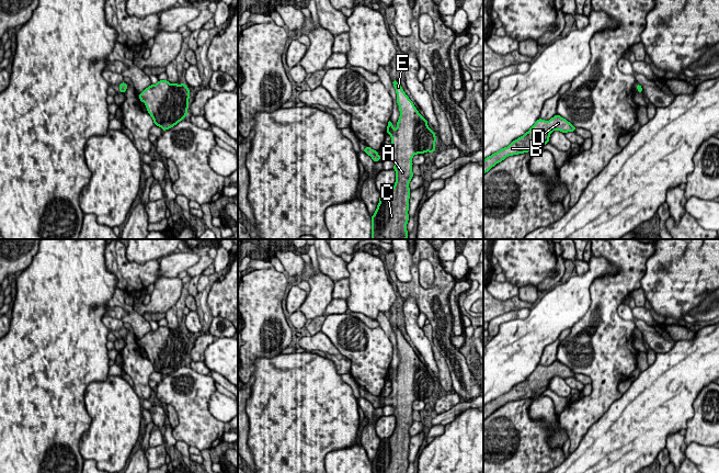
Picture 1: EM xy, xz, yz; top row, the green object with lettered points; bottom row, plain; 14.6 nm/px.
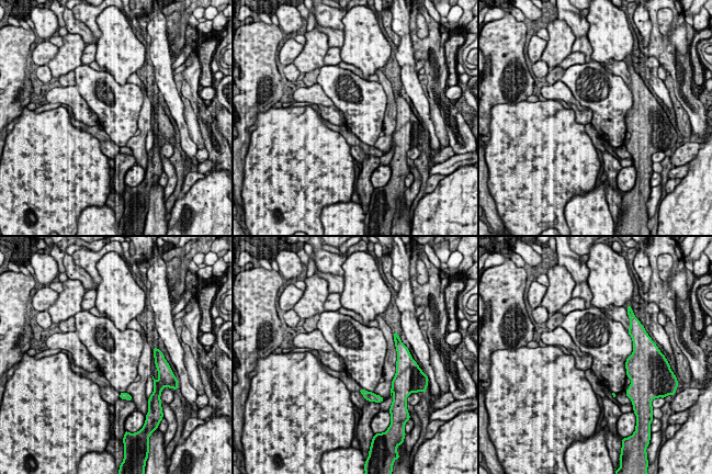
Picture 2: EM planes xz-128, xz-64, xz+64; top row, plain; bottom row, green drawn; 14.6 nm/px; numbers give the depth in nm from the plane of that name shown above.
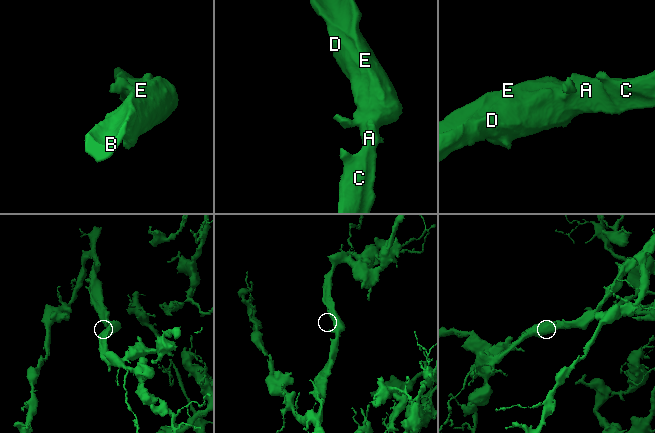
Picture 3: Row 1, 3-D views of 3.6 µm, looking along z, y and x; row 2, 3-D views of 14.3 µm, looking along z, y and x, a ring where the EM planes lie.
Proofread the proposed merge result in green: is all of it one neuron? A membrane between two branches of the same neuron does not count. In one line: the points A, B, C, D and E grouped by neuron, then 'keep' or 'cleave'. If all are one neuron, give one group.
A B C D E | keep

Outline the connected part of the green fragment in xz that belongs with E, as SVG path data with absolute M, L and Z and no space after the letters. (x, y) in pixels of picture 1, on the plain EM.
M392 326L397 339L400 362L397 374L389 367L387 380L391 382L391 394L383 404L395 407L396 428L389 438L380 439L379 449L372 461L372 473L407 473L409 466L409 429L413 424L414 401L435 397L436 381L429 373L413 348L397 326Z

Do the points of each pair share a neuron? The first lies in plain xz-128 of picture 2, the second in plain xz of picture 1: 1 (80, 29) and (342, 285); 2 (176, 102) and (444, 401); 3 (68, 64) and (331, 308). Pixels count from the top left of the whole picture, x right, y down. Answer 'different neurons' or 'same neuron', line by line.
1: same neuron
2: different neurons
3: different neurons

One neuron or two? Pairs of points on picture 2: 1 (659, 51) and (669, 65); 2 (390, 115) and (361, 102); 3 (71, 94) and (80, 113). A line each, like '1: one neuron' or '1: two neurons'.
1: one neuron
2: two neurons
3: one neuron

